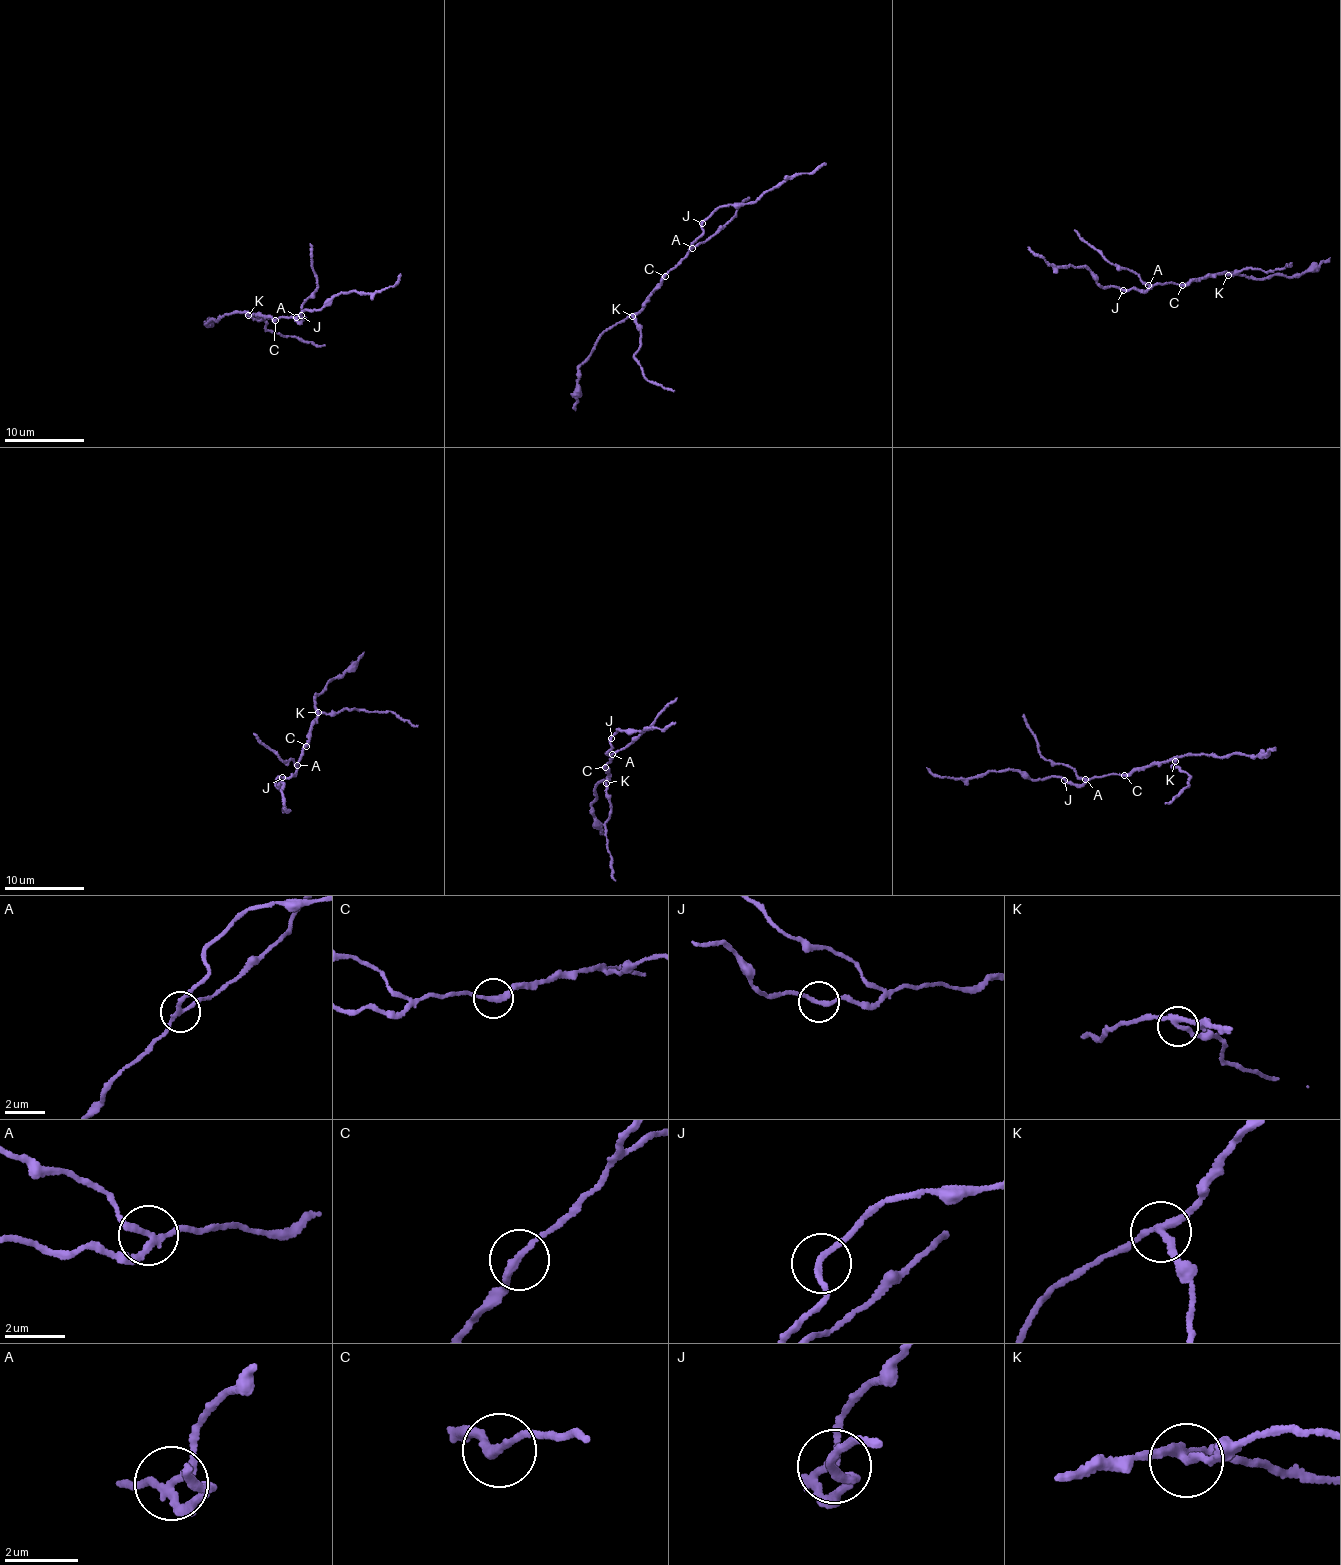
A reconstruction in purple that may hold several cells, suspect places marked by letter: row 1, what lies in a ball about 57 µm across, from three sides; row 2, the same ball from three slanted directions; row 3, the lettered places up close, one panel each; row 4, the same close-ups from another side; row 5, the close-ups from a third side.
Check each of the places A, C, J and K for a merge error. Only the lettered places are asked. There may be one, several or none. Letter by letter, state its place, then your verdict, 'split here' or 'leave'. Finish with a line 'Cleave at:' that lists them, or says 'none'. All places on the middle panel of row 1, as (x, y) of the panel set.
A: place (692, 248); split here
C: place (665, 276); leave
J: place (702, 223); leave
K: place (632, 316); split here
Cleave at: A, K

